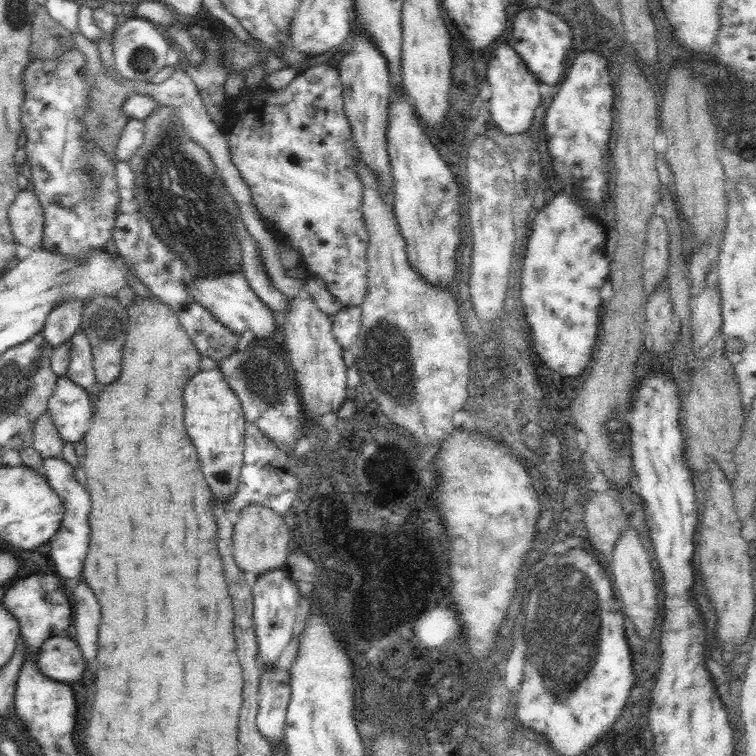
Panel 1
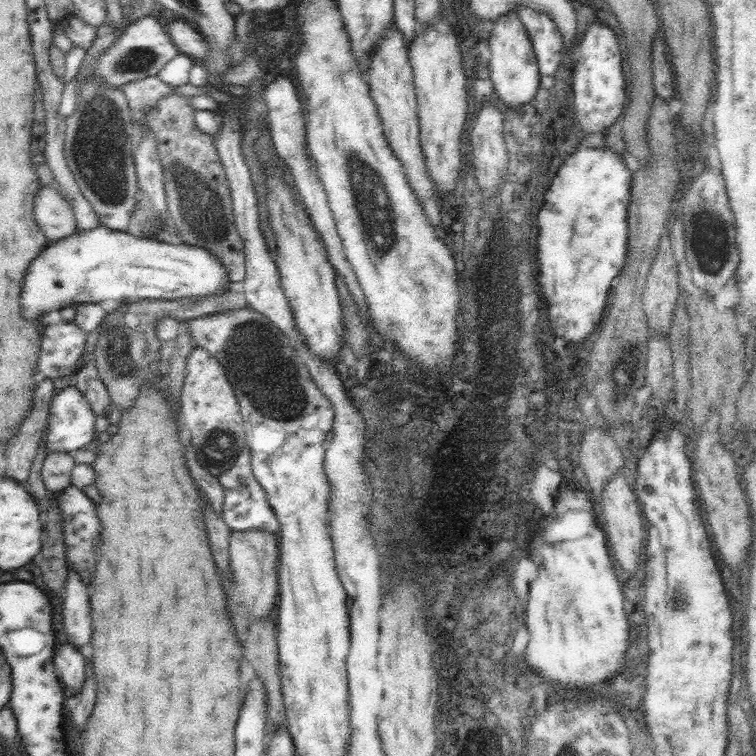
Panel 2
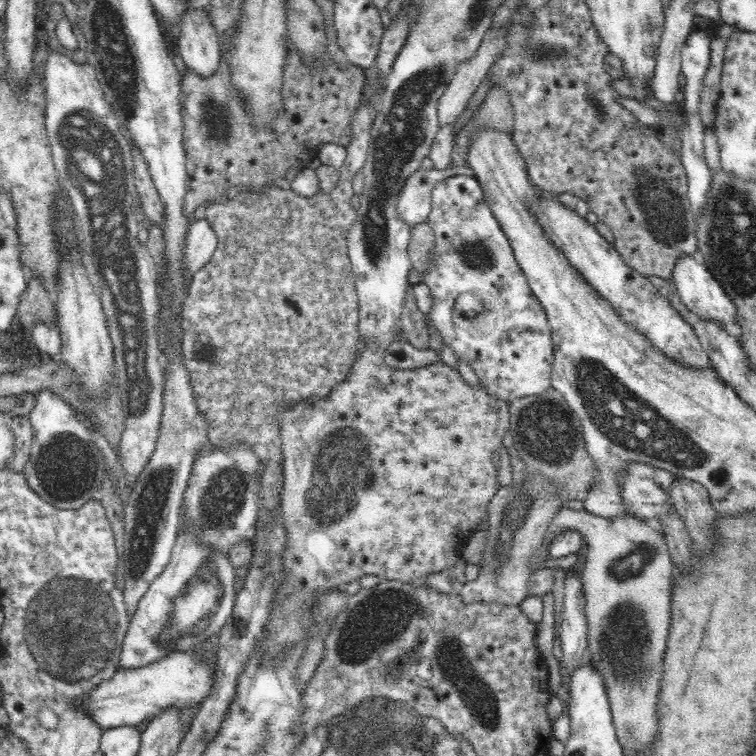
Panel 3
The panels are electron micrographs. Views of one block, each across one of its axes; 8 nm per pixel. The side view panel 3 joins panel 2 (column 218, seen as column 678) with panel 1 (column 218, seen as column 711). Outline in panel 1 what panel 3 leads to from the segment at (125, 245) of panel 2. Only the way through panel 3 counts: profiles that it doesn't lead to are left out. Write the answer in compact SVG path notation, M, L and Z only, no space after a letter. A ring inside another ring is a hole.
M237 271L234 274L200 275L184 281L192 298L208 309L222 324L230 328L234 334L252 330L254 338L267 338L276 333L274 312L262 302L256 291L248 285L244 275Z

